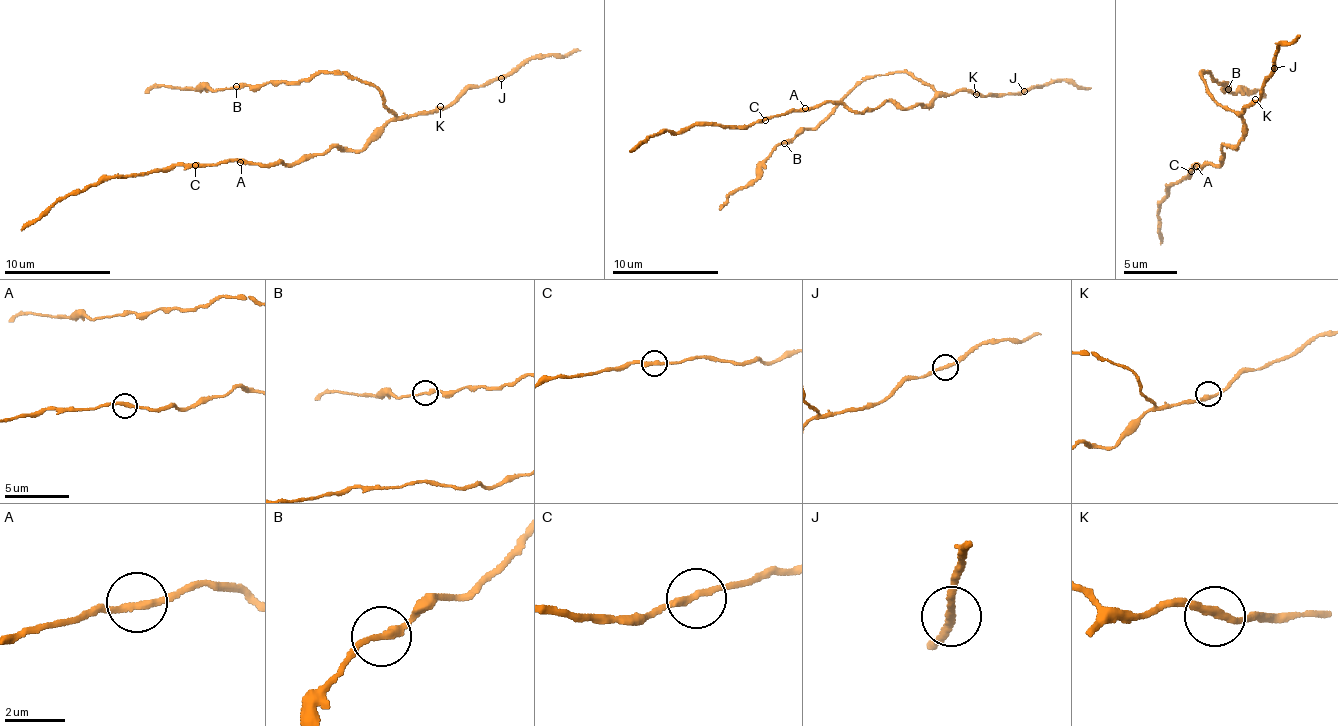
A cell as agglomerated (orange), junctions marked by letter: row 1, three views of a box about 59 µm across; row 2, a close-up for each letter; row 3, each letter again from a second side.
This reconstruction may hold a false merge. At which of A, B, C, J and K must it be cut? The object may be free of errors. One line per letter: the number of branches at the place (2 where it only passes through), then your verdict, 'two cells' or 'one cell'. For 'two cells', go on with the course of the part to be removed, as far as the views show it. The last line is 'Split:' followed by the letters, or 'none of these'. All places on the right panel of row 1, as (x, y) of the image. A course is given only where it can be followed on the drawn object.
A: 2 | one cell
B: 2 | one cell
C: 2 | one cell
J: 2 | one cell
K: 2 | one cell
Split: none of these

